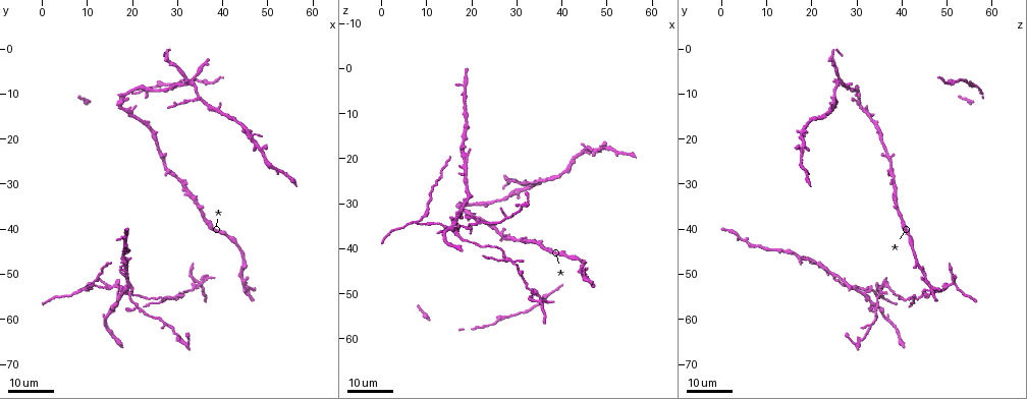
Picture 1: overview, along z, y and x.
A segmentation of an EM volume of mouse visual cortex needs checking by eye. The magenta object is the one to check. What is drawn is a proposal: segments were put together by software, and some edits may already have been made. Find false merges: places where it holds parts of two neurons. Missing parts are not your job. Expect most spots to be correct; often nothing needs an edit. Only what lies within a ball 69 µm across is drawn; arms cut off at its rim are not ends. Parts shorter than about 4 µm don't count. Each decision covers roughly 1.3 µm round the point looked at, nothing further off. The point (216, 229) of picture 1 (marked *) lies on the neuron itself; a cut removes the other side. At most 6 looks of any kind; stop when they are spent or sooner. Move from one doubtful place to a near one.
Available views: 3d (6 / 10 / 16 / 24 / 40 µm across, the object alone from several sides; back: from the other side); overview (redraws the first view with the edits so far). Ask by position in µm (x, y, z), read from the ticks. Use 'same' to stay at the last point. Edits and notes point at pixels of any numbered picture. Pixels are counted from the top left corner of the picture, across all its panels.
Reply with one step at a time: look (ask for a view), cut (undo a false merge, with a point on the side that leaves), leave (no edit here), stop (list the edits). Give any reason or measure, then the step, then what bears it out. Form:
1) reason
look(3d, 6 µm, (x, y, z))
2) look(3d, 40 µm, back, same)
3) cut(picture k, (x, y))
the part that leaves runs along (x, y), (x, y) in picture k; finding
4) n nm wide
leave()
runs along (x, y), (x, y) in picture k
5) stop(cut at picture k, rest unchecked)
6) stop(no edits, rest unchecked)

looks like a crossing
look(3d, 16 µm, (35.0, 52.5, 51.0))

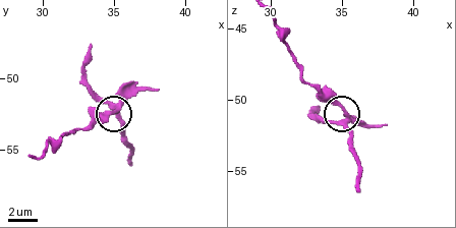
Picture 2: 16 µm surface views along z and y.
look(3d, 10 µm, (35.2, 52.2, 51.2))

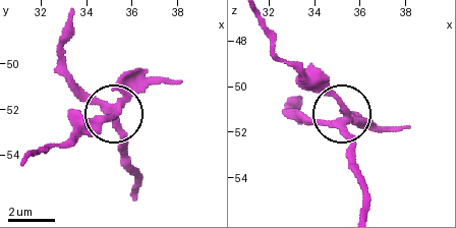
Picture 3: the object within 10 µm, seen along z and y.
4 arms
leave()
continuous, no second neuron

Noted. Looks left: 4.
thin arm on a thick one
look(3d, 16 µm, (16.5, 53.0, 35.5))

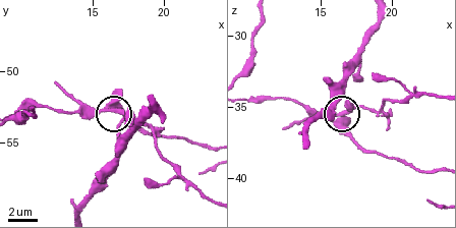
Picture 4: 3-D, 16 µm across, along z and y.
look(3d, 6 µm, (16.4, 52.8, 35.4))

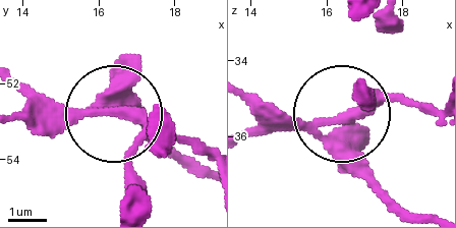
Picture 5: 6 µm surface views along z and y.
3 arms
cut(picture 5, (134, 113))
the part that leaves runs along (82, 116), (137, 116), (206, 155) in picture 5; a second neuron is stuck on

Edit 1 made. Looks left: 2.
stop(cut at picture 5, rest unchecked)

